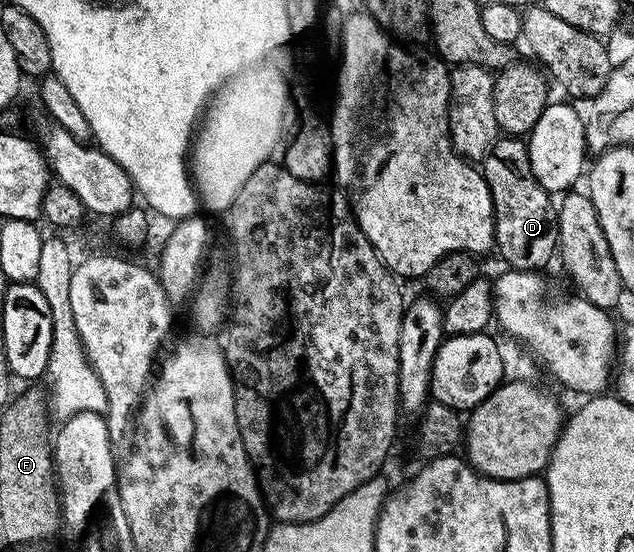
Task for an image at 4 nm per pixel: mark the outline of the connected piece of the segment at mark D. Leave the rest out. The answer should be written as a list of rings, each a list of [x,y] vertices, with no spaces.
[[[500,137],[483,158],[481,170],[493,197],[495,247],[508,268],[541,271],[558,250],[559,220],[552,196],[533,177],[526,142],[519,137]]]

